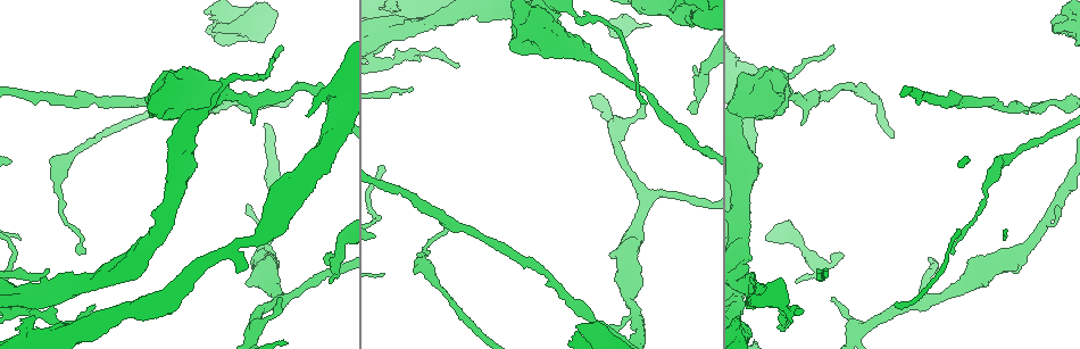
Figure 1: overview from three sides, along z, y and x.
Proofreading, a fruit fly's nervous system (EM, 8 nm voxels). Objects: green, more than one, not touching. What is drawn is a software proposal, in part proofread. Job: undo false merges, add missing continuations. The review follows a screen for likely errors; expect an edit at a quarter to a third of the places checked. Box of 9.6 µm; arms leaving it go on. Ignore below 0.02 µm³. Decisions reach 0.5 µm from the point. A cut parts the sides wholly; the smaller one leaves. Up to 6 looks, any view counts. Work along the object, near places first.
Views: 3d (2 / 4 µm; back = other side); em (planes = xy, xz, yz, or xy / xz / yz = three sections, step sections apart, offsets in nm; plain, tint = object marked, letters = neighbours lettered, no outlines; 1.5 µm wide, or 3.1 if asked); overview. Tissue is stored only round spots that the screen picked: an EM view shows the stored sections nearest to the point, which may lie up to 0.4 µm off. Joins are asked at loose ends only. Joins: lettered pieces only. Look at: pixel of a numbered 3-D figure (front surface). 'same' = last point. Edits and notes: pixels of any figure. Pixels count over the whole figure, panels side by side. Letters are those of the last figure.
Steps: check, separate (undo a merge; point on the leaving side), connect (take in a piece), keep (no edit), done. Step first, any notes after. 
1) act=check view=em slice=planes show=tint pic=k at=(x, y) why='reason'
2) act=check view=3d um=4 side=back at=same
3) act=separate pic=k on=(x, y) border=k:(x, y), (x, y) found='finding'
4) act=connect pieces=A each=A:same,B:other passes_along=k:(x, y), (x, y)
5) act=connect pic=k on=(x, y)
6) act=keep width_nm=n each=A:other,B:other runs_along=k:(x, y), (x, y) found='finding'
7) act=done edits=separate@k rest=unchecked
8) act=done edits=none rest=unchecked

act=check view=em slice=xy step=4 show=tint pic=1 at=(61, 192)

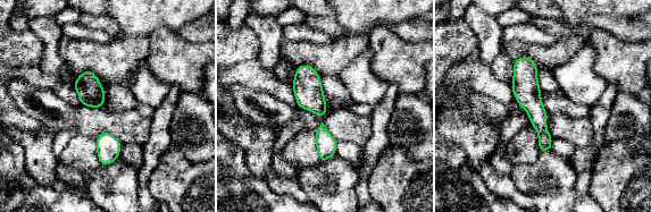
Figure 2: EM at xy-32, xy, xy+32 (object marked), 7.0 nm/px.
act=check view=em slice=yz step=4 show=letters at=same

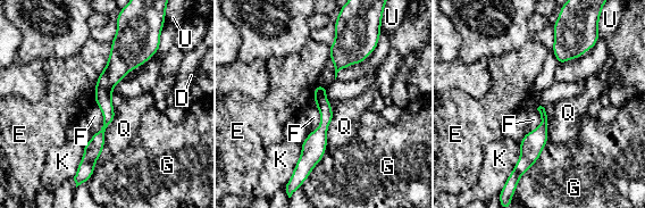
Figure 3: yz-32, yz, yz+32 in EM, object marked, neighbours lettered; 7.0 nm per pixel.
act=keep width_nm=50 each=D:other,E:other,F:other,G:other,K:other,Q:other,U:other border=3:(97, 104), (102, 126), (93, 134) found='all the same neuron'

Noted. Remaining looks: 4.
act=check view=em slice=planes show=plain pic=1 at=(841, 252) why='free end'

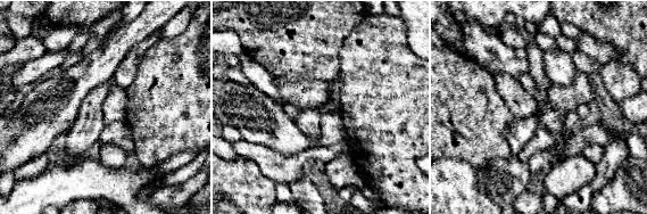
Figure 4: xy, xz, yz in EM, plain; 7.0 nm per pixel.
act=check view=em slice=planes show=tint at=same

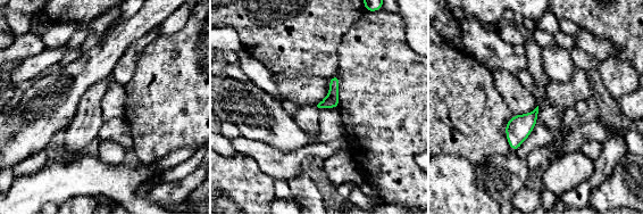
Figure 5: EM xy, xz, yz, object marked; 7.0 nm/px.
act=check view=em slice=planes show=letters at=same why='what lies round it'

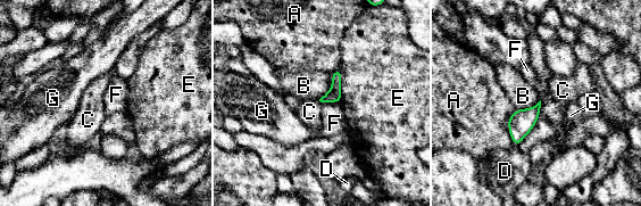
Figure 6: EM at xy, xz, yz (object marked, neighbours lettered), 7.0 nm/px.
act=keep each=A:other,B:other,C:other,D:other,E:other,F:other,G:other border=6:(322, 101), (340, 102) found='none of them fits'

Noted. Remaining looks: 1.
act=check view=em slice=planes show=letters pic=1 at=(252, 123) why='an open end'

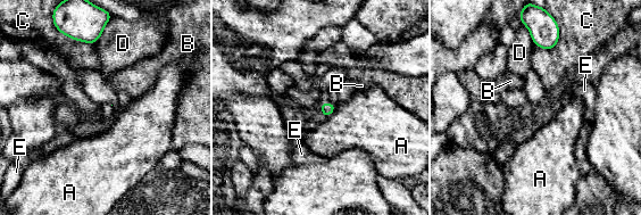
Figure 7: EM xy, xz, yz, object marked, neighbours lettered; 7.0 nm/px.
act=keep longest_contact=C:200nm each=A:other,B:other,C:other,D:other,E:other border=7:(335, 105), (335, 109), (324, 117) found='no lettered piece goes on from it'

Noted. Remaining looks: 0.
act=done edits=none rest=unchecked

